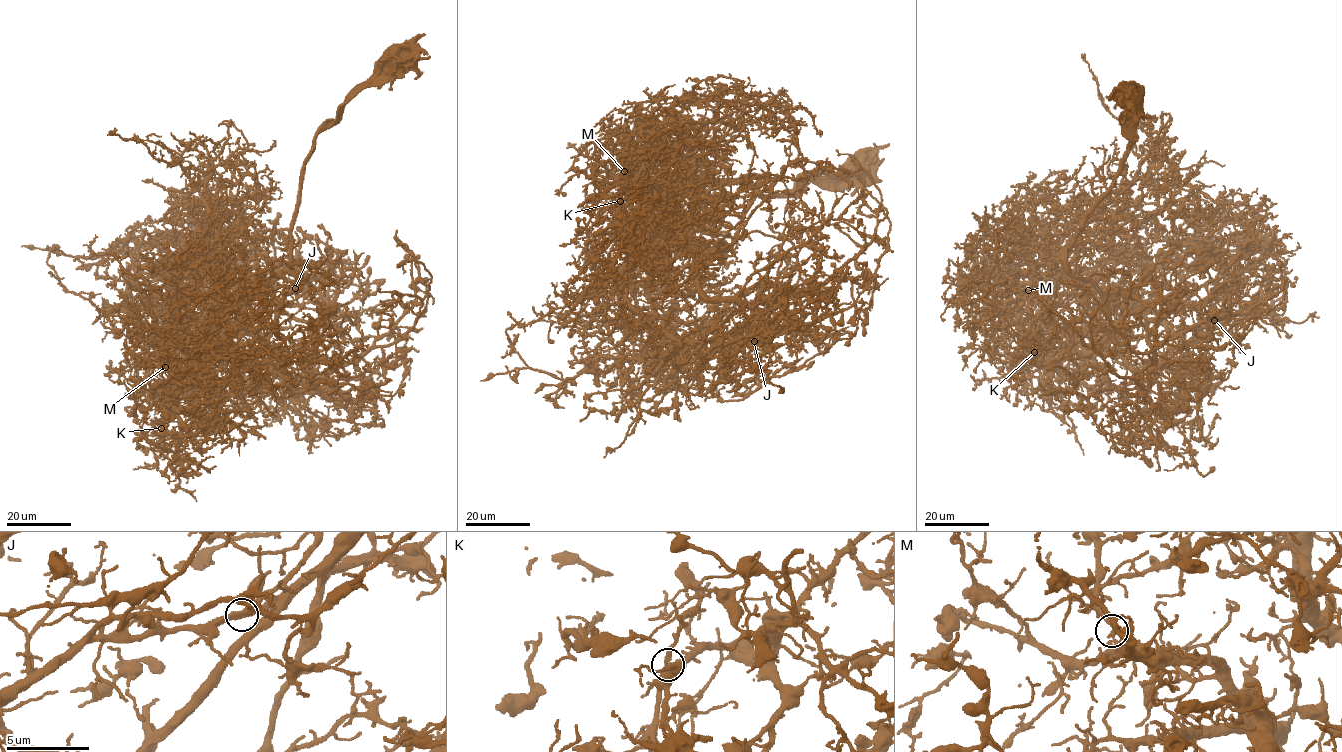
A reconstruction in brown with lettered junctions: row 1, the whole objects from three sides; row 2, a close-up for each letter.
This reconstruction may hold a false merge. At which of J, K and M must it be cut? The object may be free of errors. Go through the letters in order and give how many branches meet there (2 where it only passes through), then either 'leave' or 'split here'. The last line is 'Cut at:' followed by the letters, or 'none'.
J: 3 branches meet; leave
K: 3 branches meet; leave
M: 3 branches meet; leave
Cut at: none

